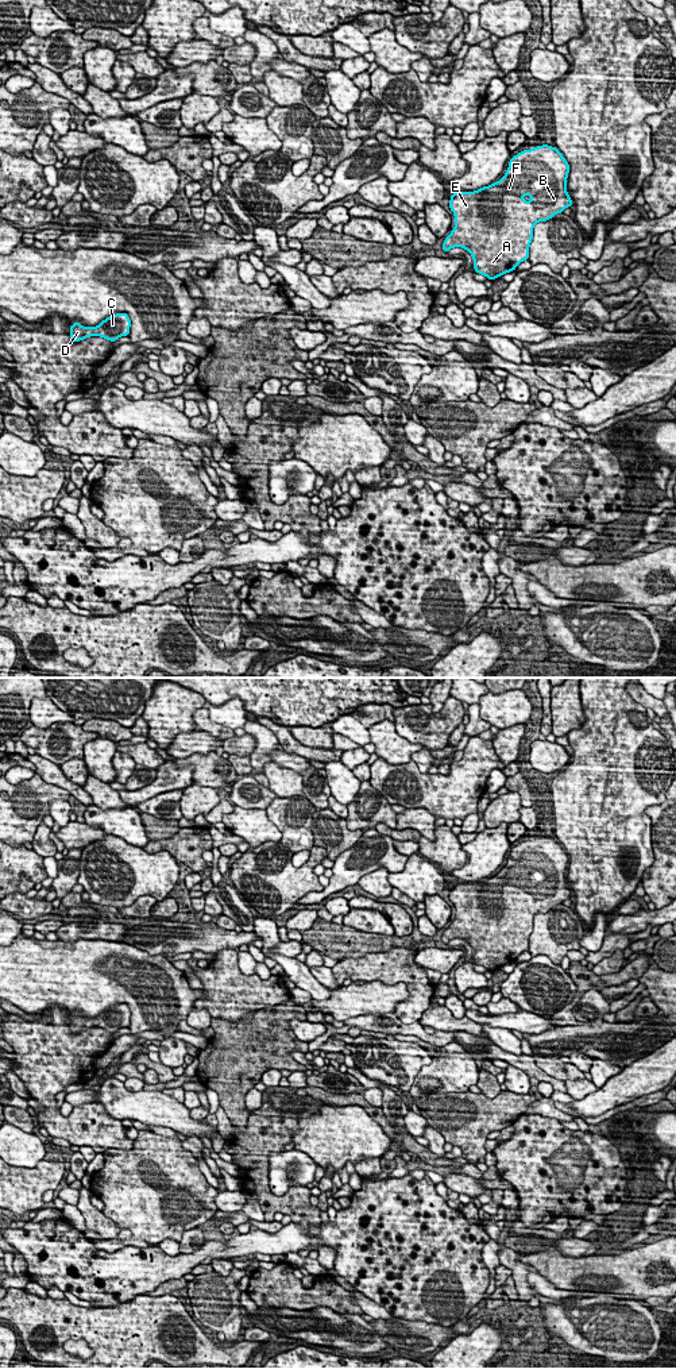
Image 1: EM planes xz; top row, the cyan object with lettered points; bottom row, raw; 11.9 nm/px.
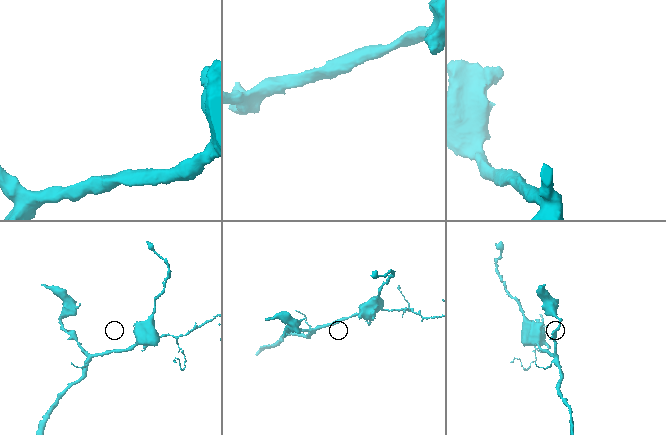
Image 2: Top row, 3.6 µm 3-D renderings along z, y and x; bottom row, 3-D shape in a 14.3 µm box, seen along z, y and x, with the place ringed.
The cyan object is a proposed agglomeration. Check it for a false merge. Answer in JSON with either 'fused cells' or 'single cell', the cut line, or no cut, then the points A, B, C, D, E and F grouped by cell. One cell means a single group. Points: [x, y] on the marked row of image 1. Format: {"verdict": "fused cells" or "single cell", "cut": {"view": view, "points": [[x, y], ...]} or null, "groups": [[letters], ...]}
{"verdict": "single cell", "cut": null, "groups": [["A", "B", "C", "D", "E", "F"]]}

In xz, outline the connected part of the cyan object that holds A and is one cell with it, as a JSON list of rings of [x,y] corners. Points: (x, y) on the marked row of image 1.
[[[542,144],[514,155],[498,182],[474,192],[451,194],[449,209],[455,215],[455,228],[444,239],[443,251],[466,248],[474,258],[475,271],[491,281],[514,271],[522,261],[529,259],[534,224],[572,207],[573,201],[567,192],[568,173],[569,165],[563,154],[556,147]]]

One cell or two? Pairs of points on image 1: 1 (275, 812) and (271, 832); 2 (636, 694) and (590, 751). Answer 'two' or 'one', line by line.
1: two
2: two

